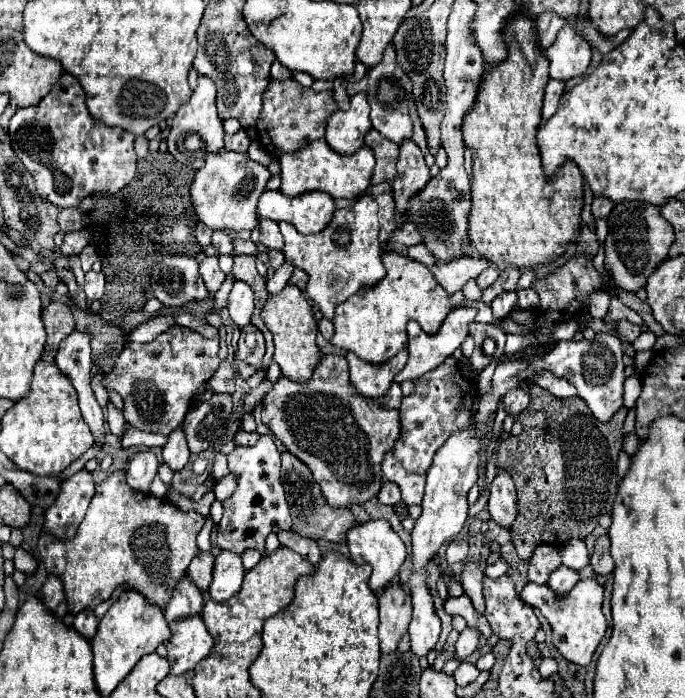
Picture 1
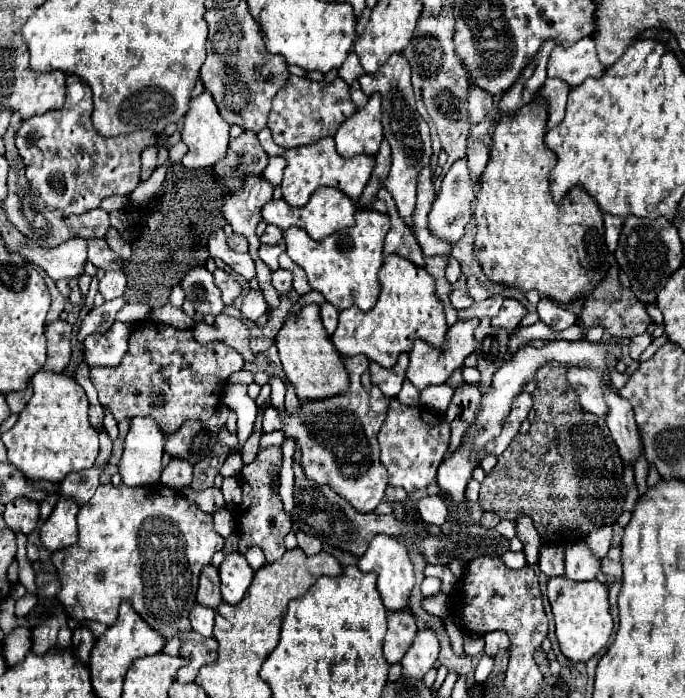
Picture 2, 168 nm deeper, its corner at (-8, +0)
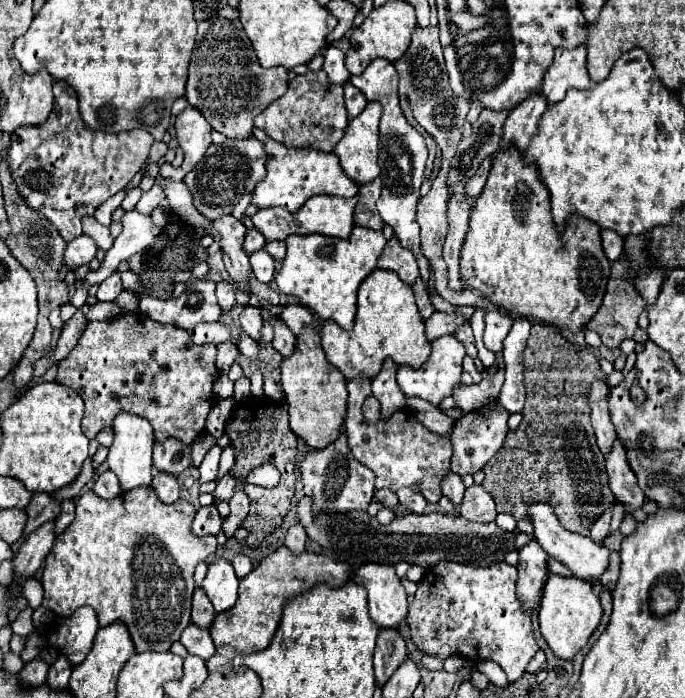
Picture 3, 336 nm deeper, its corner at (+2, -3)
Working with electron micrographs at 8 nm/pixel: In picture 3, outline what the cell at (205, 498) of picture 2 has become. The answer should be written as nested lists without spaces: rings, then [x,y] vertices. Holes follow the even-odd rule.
[[[214,504],[204,506],[196,512],[196,518],[192,522],[192,534],[196,534],[196,536],[206,536],[206,534],[218,536],[220,530],[222,530],[222,518],[220,518]]]

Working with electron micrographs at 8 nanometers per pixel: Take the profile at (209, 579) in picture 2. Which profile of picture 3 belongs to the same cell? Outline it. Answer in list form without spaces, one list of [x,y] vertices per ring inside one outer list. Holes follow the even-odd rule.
[[[196,588],[194,600],[192,600],[192,624],[200,628],[210,628],[212,620],[216,618],[216,612],[202,588]]]

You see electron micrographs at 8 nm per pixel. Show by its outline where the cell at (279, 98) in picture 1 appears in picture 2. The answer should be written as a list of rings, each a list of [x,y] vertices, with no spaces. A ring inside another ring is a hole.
[[[290,75],[286,87],[282,87],[282,91],[278,91],[278,95],[274,97],[268,127],[276,145],[284,149],[294,149],[300,145],[310,145],[324,137],[334,137],[342,121],[346,121],[354,111],[356,107],[350,101],[348,83],[344,79],[338,77],[334,83],[326,83]]]

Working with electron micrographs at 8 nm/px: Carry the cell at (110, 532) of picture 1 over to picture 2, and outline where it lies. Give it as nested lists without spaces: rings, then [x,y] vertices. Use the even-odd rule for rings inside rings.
[[[106,483],[100,485],[92,499],[80,507],[78,541],[72,547],[52,553],[52,565],[60,579],[58,601],[72,619],[90,619],[104,625],[112,625],[118,617],[120,603],[130,601],[150,627],[154,627],[162,637],[172,639],[178,631],[190,631],[188,613],[196,603],[198,575],[222,547],[224,539],[214,531],[212,515],[204,513],[178,491],[164,485],[126,487],[124,483]]]

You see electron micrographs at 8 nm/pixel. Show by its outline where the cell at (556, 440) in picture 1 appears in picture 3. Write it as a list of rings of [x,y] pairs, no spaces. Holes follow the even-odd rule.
[[[532,324],[528,346],[524,352],[524,384],[526,384],[526,404],[522,410],[522,422],[516,430],[508,432],[500,454],[484,466],[484,490],[494,498],[498,512],[508,512],[516,520],[528,518],[528,506],[532,502],[546,502],[556,510],[560,524],[576,534],[588,536],[592,524],[600,518],[604,510],[614,506],[614,496],[608,488],[608,474],[604,468],[604,456],[596,446],[594,428],[590,424],[588,390],[594,378],[606,378],[598,366],[598,358],[592,350],[580,344],[568,342],[560,332],[544,324]]]

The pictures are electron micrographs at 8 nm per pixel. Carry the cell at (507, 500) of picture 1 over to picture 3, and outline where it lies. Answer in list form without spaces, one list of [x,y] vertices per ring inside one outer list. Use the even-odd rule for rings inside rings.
[[[528,542],[520,548],[520,562],[518,562],[518,588],[520,600],[524,602],[524,610],[534,614],[536,606],[542,600],[542,588],[548,580],[548,554],[538,542]]]

